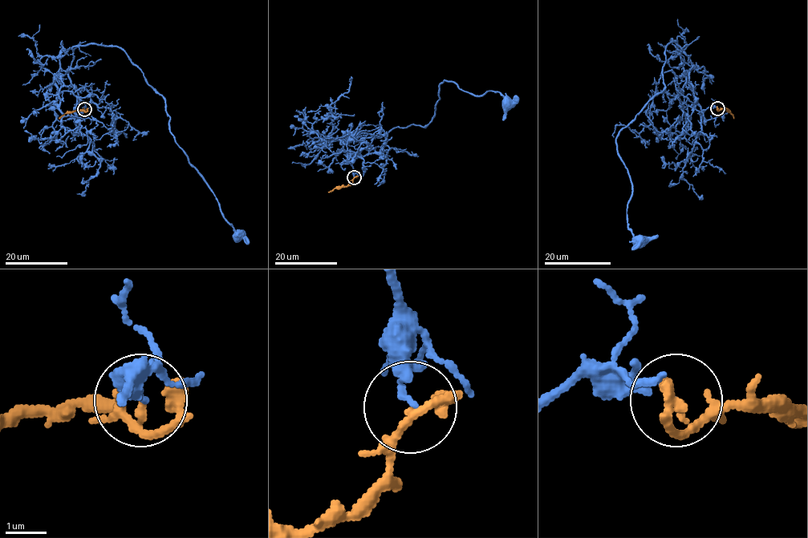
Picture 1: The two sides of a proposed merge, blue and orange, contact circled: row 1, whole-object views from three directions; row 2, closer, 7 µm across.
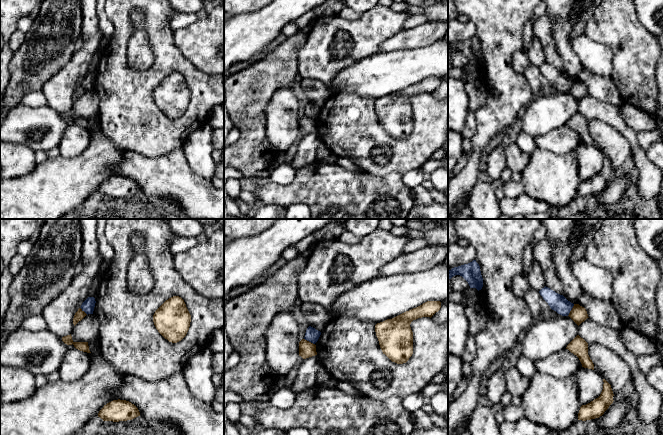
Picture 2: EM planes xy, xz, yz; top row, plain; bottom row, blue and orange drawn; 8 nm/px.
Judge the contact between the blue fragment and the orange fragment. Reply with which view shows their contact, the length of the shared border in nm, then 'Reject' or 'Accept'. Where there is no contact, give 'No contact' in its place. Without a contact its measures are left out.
Touches blue in yz. Shared border 110 nm. Reject

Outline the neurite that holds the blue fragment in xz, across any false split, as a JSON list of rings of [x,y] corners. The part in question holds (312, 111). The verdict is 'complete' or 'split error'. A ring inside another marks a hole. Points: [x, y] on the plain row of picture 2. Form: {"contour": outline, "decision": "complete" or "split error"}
{"contour": [[[309,102],[306,106],[304,115],[313,119],[313,120],[315,120],[318,117],[320,111],[321,111],[320,107],[318,107],[315,104]]], "decision": "complete"}

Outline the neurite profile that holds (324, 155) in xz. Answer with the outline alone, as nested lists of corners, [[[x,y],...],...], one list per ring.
[[[321,142],[317,148],[316,160],[324,164],[336,164],[338,157]]]

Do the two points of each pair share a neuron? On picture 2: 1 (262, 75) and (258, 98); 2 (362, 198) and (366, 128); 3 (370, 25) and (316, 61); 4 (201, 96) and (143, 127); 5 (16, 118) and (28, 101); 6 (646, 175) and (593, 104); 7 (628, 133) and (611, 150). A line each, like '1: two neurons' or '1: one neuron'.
1: one neuron
2: two neurons
3: one neuron
4: one neuron
5: two neurons
6: one neuron
7: two neurons

